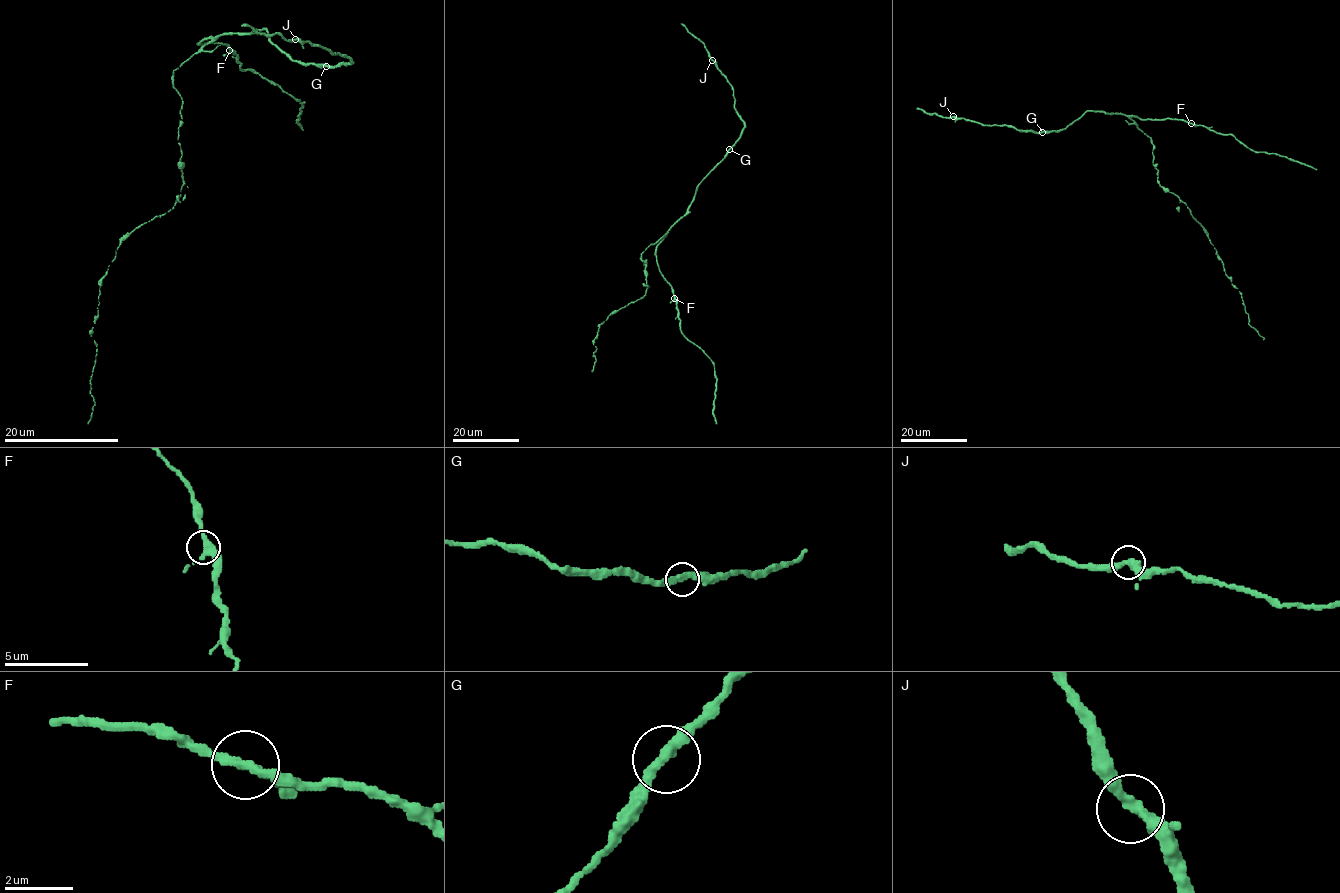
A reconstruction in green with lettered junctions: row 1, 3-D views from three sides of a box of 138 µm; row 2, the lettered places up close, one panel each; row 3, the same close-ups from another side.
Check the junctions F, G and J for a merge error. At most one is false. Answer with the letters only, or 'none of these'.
none of these

